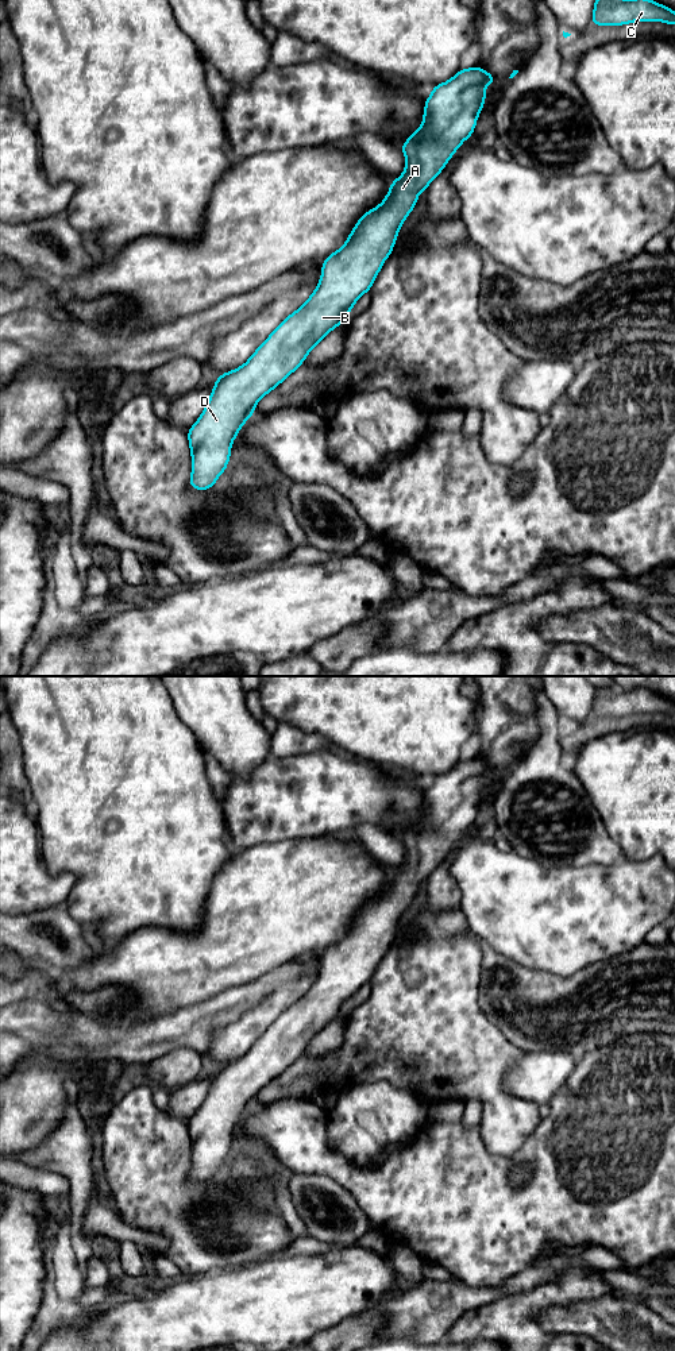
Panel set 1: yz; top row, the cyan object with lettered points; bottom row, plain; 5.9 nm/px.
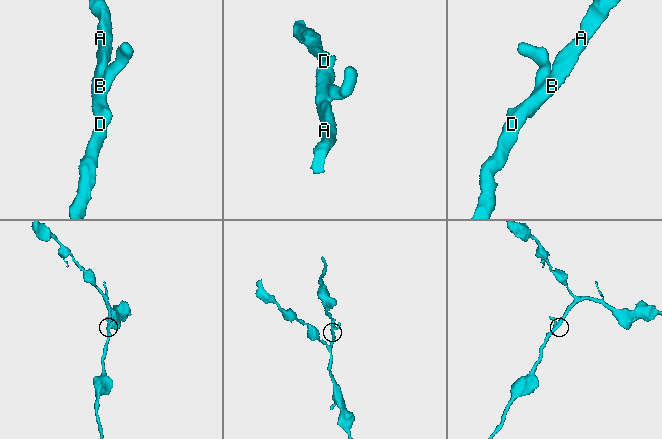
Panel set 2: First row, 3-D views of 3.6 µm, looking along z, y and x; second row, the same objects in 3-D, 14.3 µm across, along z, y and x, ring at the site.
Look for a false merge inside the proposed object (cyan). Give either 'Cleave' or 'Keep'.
Keep

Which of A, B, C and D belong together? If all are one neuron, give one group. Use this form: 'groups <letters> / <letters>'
groups A B C D

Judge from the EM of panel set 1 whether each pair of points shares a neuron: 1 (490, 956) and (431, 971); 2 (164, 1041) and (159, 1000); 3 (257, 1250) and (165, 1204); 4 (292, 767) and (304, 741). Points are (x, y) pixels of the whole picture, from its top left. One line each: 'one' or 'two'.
1: two
2: two
3: one
4: two

